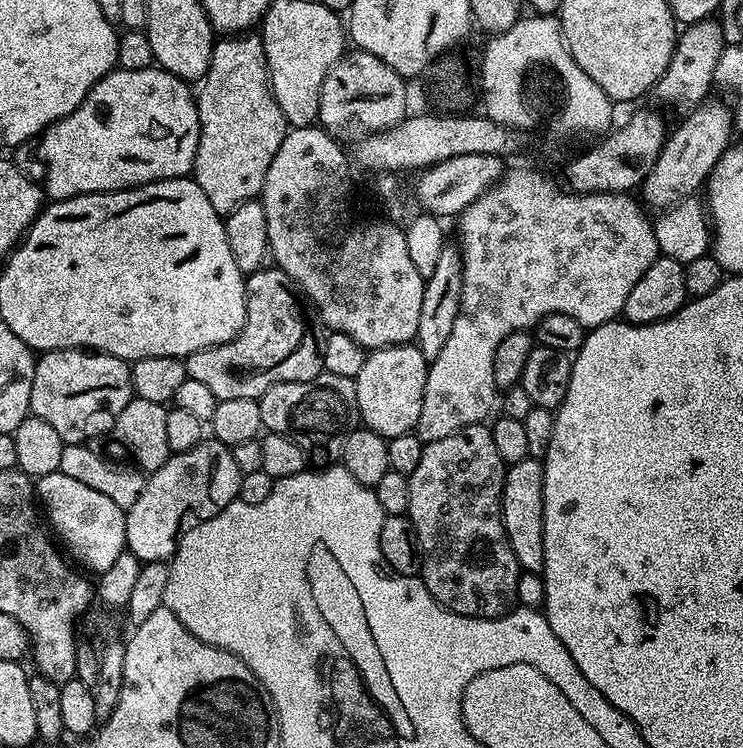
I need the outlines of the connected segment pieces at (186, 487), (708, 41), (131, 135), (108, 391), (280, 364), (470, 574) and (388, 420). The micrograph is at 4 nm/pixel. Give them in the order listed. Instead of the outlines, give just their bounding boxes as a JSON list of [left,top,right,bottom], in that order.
[[126,438,241,564],[654,18,725,114],[38,66,200,201],[30,348,133,444],[186,266,322,399],[408,423,521,620],[354,342,429,438]]

